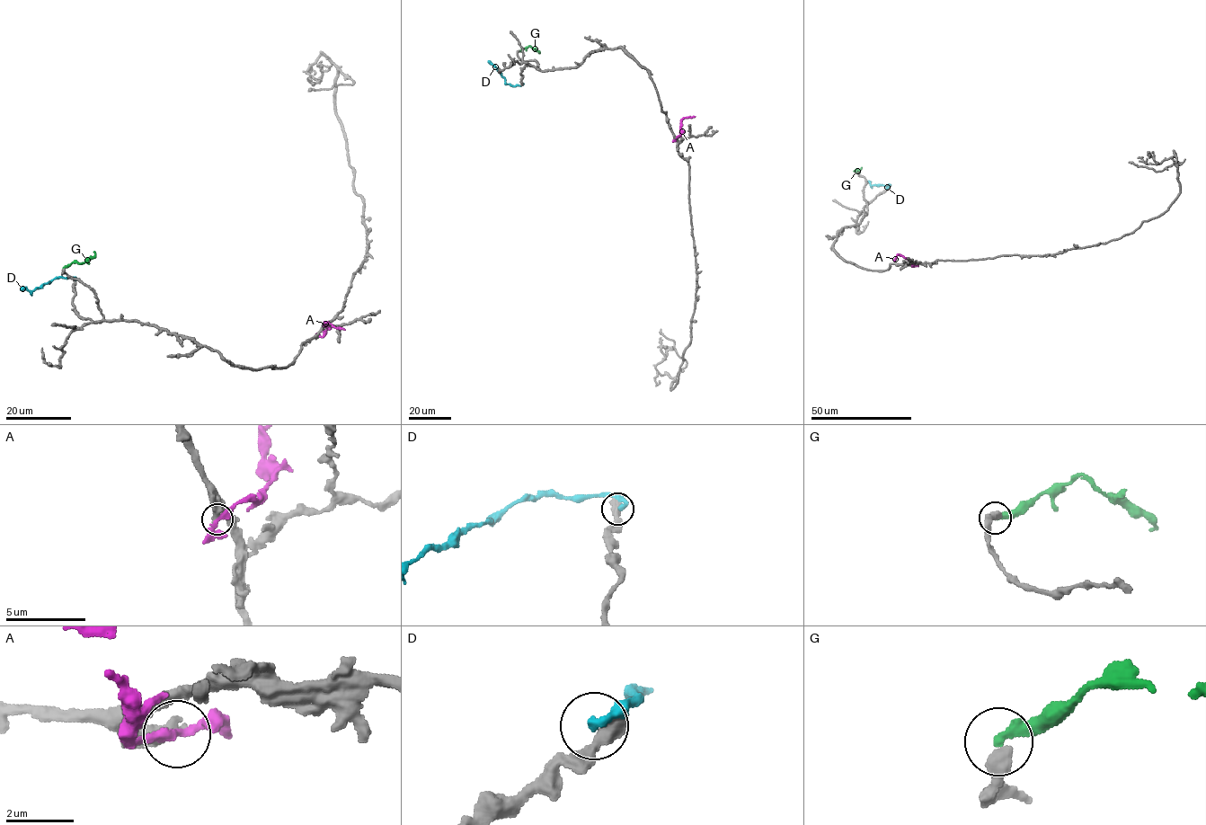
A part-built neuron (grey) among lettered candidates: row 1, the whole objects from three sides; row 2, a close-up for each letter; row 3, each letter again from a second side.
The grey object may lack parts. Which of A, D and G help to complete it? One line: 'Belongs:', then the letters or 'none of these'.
Belongs: none of these

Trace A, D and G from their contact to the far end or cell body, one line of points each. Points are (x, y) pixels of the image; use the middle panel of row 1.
A: (674, 138), (681, 133), (682, 119), (695, 116)
D: (522, 83), (515, 86), (507, 84), (488, 60)
G: (518, 51), (530, 46), (538, 53)

